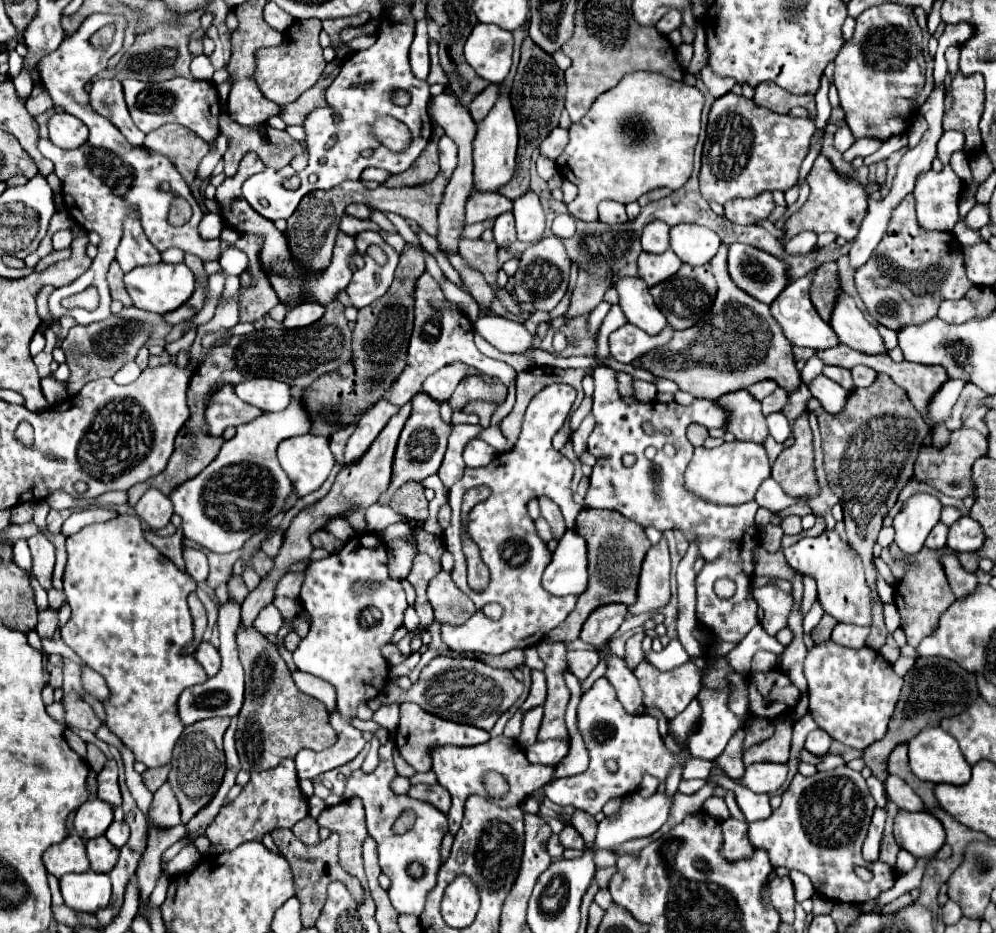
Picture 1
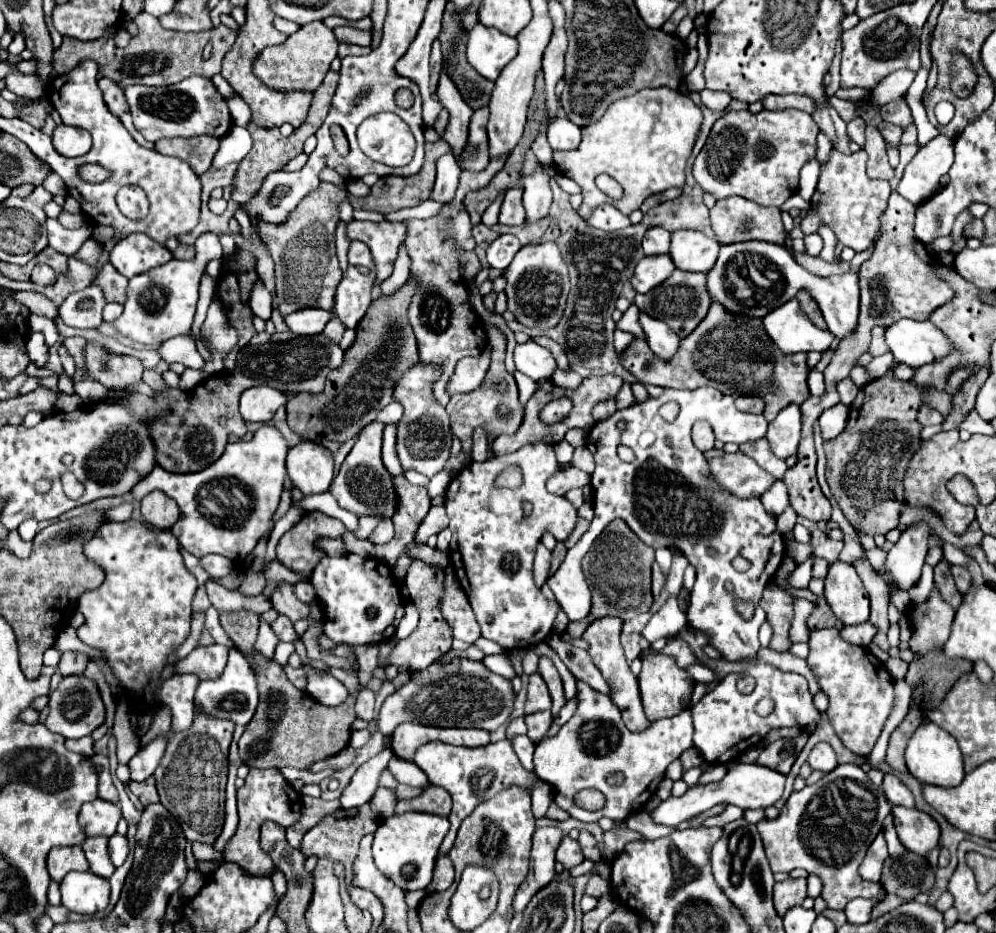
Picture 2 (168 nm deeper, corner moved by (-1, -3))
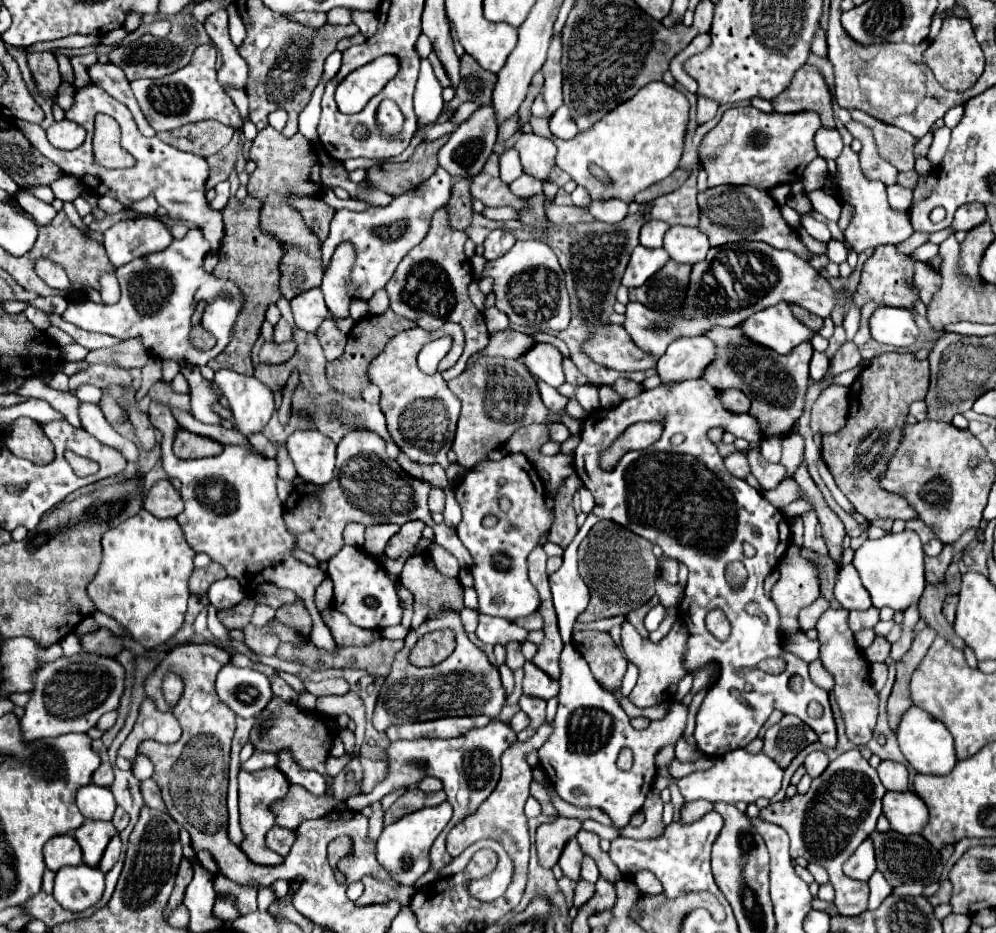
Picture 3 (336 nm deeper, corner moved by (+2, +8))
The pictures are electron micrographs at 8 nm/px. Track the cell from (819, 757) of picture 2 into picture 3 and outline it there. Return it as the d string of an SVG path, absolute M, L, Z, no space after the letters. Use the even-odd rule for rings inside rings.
M814 751L814 753L810 753L808 757L806 757L806 761L804 761L804 767L806 767L806 773L812 777L812 779L816 779L816 777L820 777L822 773L824 773L824 769L828 767L828 757L826 757L826 753L822 753L822 751Z

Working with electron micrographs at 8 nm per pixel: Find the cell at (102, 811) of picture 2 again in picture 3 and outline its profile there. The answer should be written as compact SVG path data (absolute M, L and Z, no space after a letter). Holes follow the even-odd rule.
M94 783L78 789L76 803L78 803L78 809L84 815L84 819L110 821L114 815L114 809L116 809L112 791L108 787L100 787Z

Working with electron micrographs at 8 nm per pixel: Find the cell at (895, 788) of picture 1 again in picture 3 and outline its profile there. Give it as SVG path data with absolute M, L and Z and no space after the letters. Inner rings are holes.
M882 761L878 765L878 775L882 785L888 791L906 791L908 789L908 769L902 763Z

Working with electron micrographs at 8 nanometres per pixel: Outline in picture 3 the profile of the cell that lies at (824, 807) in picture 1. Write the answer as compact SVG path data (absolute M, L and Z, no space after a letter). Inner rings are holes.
M858 749L846 751L842 753L838 759L834 759L828 767L826 773L820 775L816 781L812 781L812 787L806 795L794 795L792 799L784 799L780 803L772 803L766 809L760 811L760 817L768 823L780 825L788 835L790 835L790 855L792 857L806 857L810 863L818 863L822 865L828 875L830 875L830 883L836 891L836 899L834 905L838 907L840 915L860 915L866 911L868 907L868 885L862 881L852 881L850 877L846 877L842 873L842 863L856 851L856 847L868 839L872 835L872 831L876 829L876 821L882 815L882 797L884 797L886 789L878 779L876 769L872 769L868 765L868 761L860 755ZM836 805L844 805L842 813L836 811Z

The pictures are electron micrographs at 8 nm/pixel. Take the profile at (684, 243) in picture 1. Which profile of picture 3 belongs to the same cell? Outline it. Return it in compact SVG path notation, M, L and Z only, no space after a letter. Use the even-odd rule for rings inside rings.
M670 227L664 235L664 249L668 251L670 259L676 263L700 263L704 261L710 243L704 233L700 233L696 227Z

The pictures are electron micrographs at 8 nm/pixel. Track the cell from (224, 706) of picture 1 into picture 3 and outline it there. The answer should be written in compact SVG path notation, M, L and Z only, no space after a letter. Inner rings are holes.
M232 663L224 665L218 673L216 691L220 701L244 719L258 715L272 699L270 681L266 675L250 667L234 667Z

